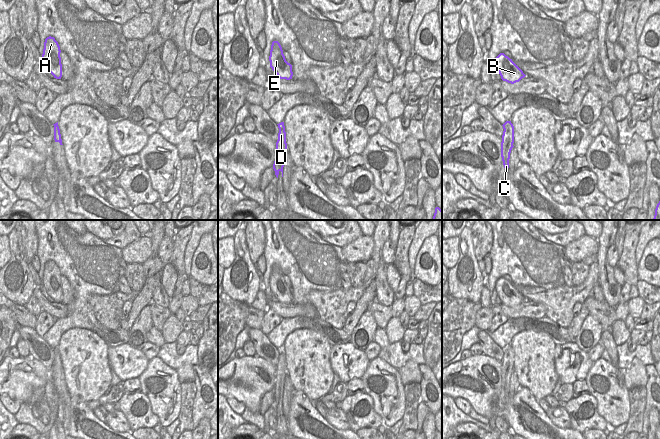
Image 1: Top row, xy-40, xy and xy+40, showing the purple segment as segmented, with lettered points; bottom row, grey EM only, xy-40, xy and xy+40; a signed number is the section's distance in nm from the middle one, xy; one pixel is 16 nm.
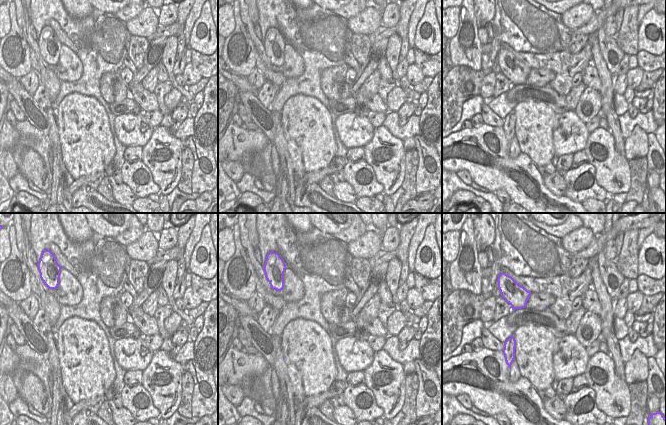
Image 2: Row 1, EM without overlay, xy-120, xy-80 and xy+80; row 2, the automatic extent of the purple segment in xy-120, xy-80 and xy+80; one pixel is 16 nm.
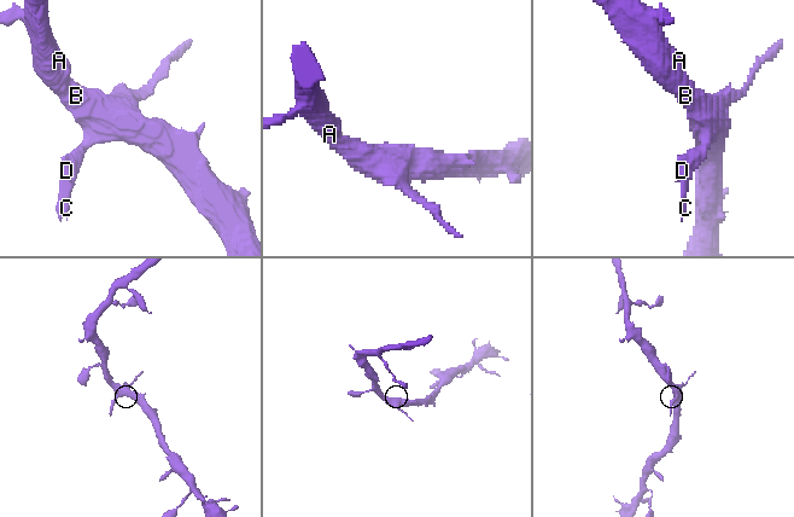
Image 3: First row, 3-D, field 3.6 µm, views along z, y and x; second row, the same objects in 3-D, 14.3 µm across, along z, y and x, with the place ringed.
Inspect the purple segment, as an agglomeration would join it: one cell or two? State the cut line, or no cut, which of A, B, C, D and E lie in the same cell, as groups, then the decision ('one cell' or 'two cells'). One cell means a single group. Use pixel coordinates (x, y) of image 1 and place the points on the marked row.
no cut | A B C D E | one cell

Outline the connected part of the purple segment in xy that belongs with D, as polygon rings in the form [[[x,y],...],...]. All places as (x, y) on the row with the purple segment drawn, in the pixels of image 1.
[[[281,122],[277,125],[279,128],[279,133],[278,133],[278,140],[276,142],[276,154],[273,169],[275,171],[276,177],[278,178],[280,171],[282,172],[283,177],[284,157],[287,151],[287,143],[286,143],[286,132],[284,122]]]

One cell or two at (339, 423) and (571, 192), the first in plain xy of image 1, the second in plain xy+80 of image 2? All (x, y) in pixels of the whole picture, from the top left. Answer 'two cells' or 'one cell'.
two cells

